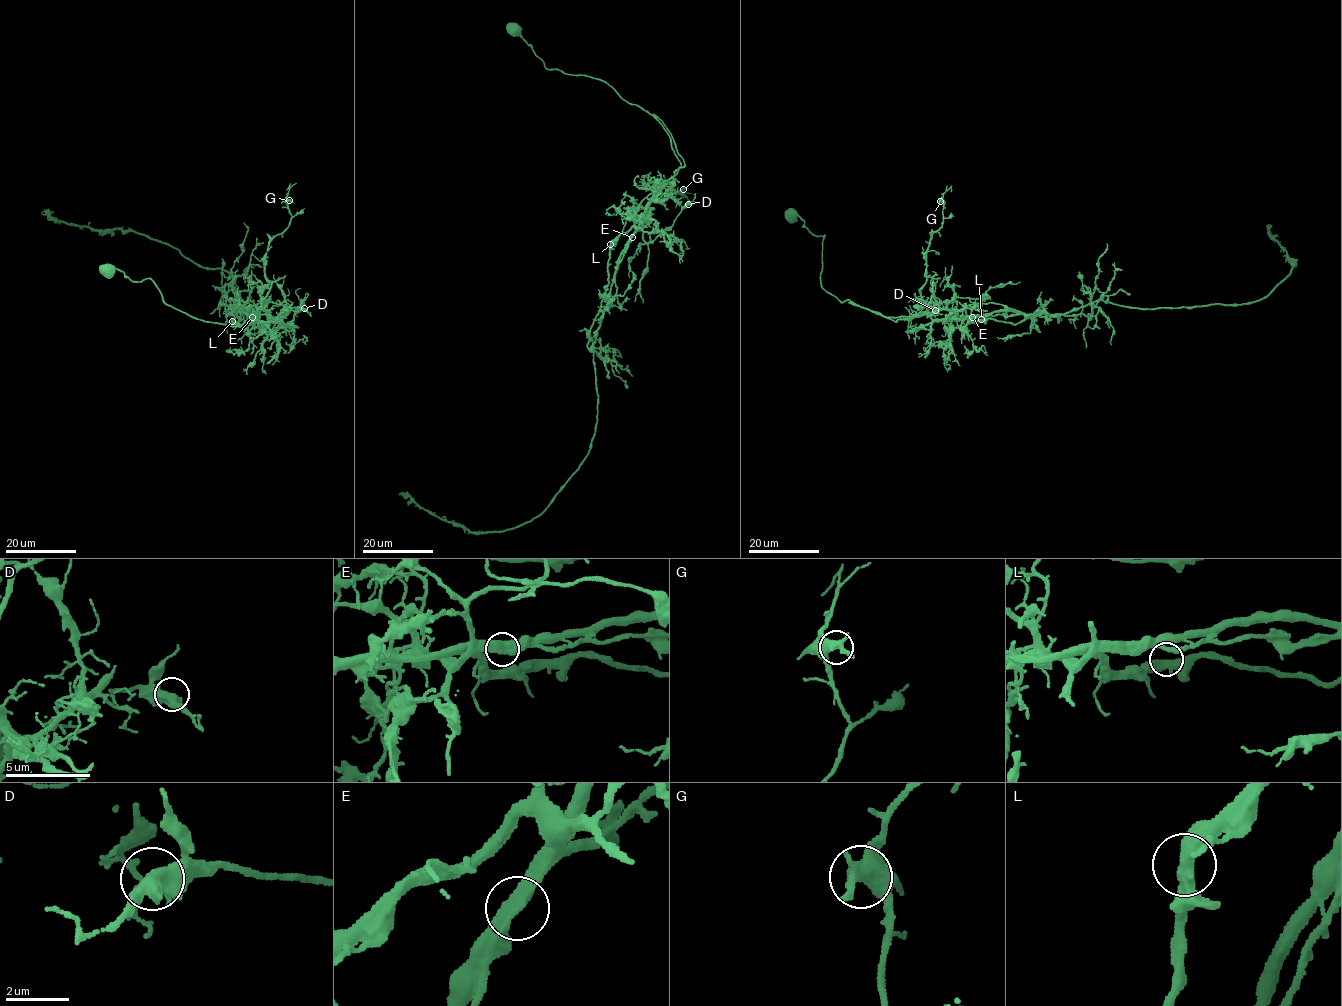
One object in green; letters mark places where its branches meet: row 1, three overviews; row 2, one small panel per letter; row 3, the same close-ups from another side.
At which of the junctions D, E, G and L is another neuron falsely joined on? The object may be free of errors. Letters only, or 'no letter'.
E

